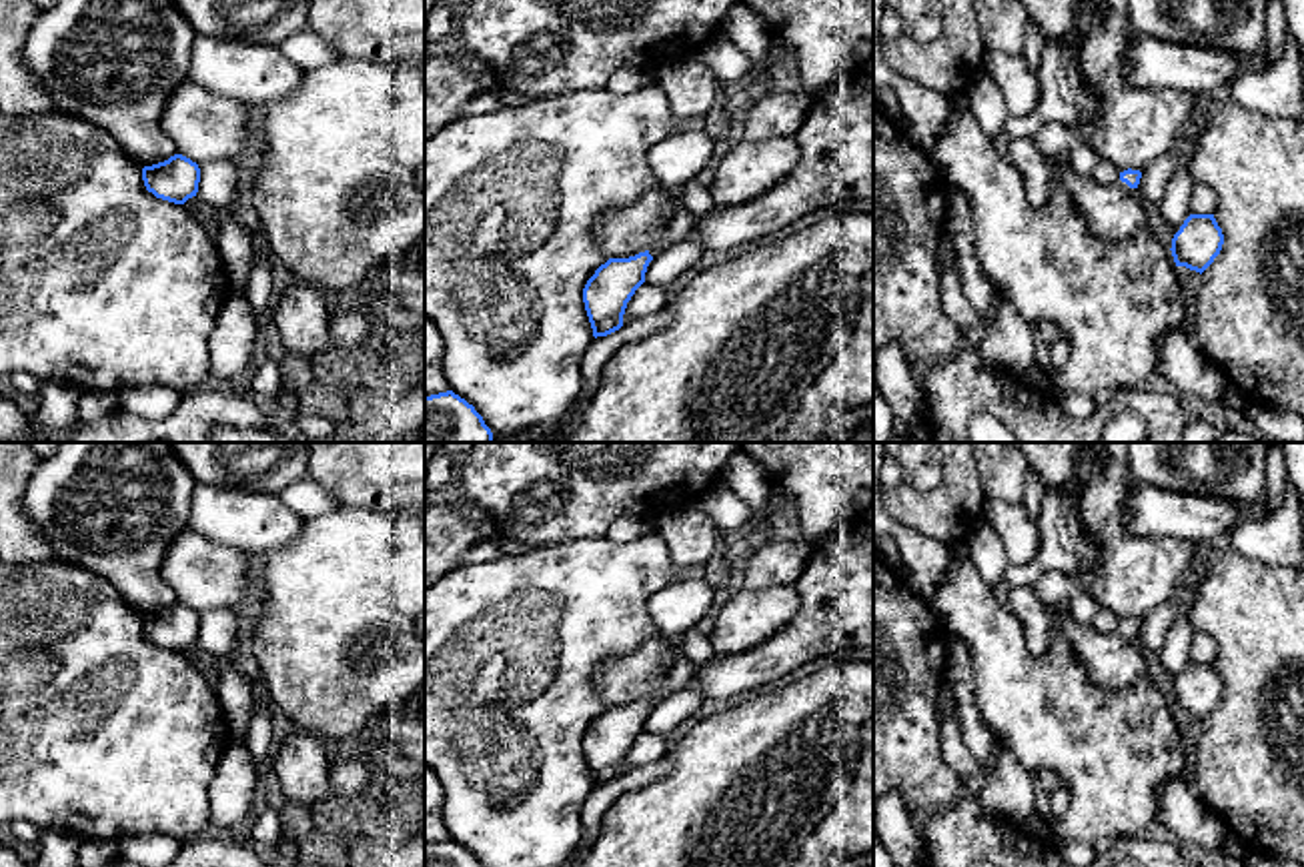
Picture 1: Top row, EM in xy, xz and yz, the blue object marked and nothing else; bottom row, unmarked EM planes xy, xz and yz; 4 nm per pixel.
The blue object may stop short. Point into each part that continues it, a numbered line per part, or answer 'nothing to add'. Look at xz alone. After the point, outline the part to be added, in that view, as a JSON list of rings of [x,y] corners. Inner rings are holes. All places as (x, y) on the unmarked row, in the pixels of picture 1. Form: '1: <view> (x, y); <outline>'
1: xz (680, 675); [[[669,647],[669,649],[671,649],[671,661],[673,661],[671,671],[665,677],[665,681],[661,683],[661,687],[657,689],[657,693],[649,699],[651,705],[655,705],[665,695],[671,695],[671,693],[683,689],[693,677],[691,663],[683,655],[683,651],[673,649],[673,647]]]

